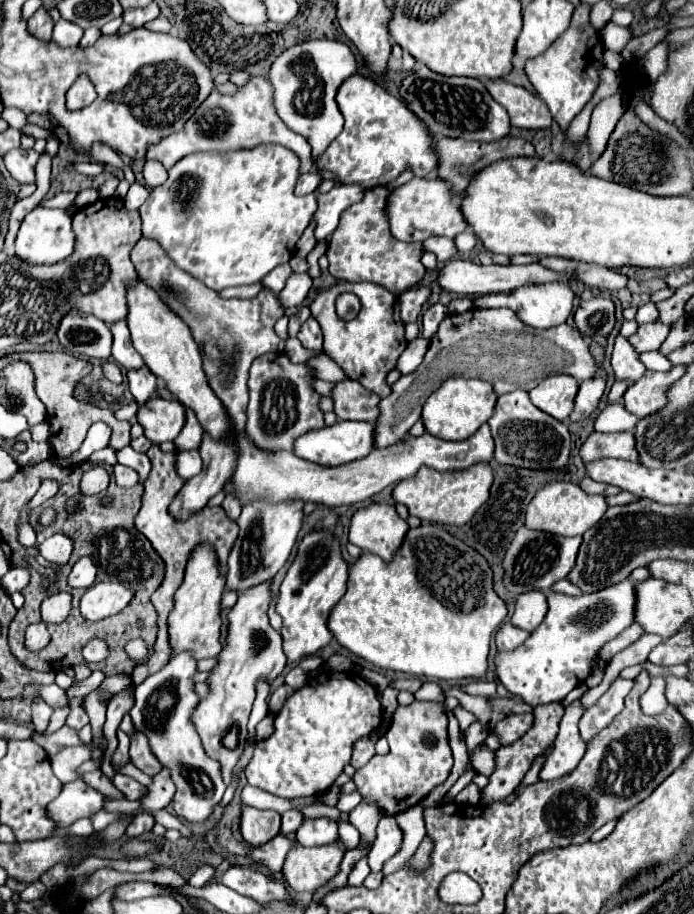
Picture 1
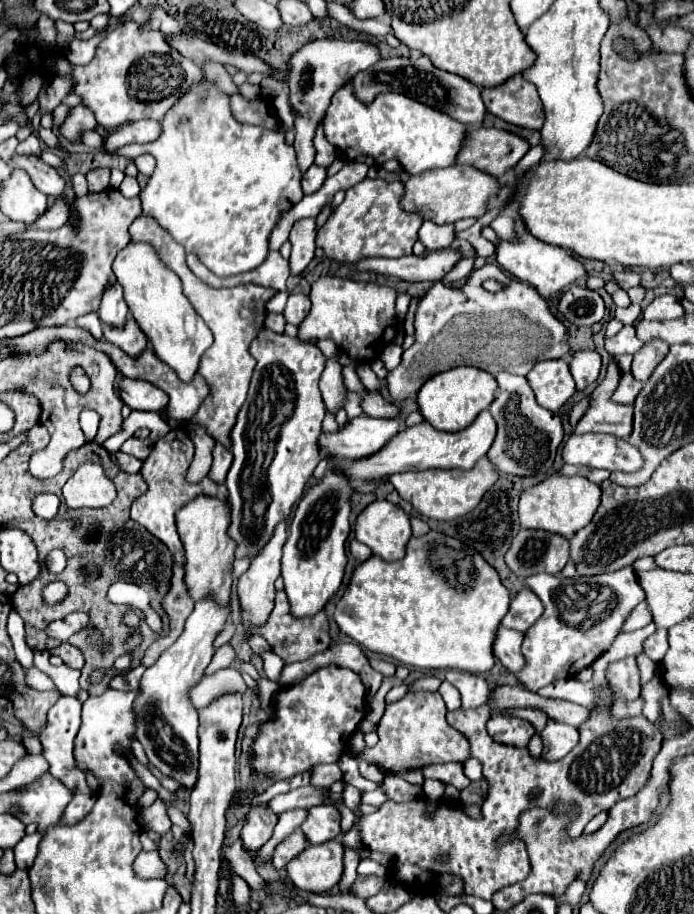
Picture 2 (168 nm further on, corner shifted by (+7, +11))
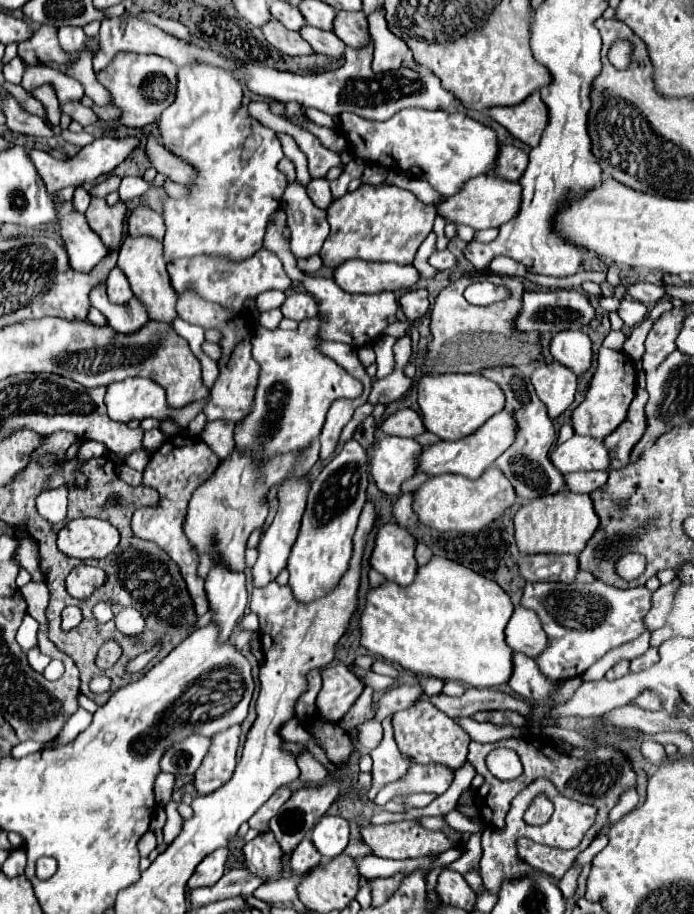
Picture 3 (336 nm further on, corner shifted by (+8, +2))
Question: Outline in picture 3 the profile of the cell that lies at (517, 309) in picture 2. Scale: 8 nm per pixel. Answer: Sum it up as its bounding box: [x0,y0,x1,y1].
[424,275,540,373]

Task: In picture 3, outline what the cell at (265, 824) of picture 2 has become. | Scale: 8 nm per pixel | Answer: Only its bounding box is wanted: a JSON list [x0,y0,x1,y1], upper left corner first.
[244,833,282,883]

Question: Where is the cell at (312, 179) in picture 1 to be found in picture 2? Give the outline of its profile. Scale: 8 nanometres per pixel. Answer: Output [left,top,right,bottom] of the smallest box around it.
[301,164,327,194]

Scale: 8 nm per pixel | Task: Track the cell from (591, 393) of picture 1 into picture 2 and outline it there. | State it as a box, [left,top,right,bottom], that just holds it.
[569,350,601,390]

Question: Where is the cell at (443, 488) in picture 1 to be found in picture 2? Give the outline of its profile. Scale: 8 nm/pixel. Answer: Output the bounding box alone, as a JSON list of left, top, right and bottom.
[389,456,497,520]

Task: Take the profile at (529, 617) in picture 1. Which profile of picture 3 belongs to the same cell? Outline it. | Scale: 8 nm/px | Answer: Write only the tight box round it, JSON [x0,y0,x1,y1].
[506,605,548,659]

